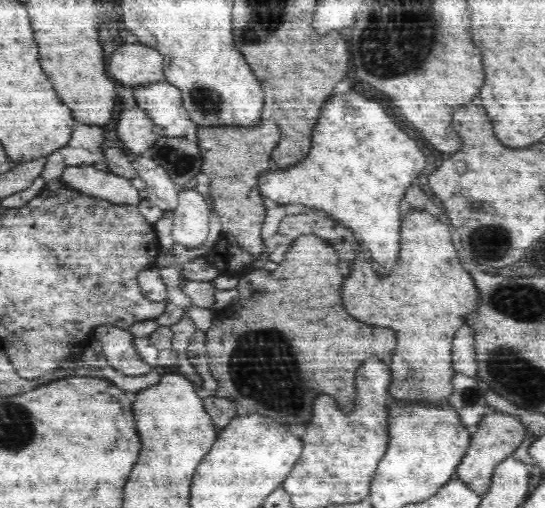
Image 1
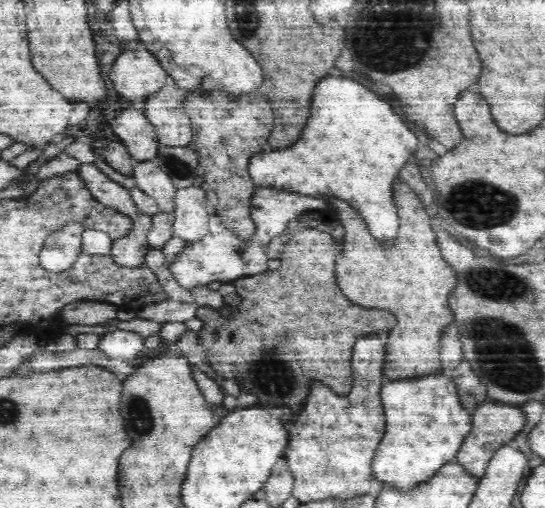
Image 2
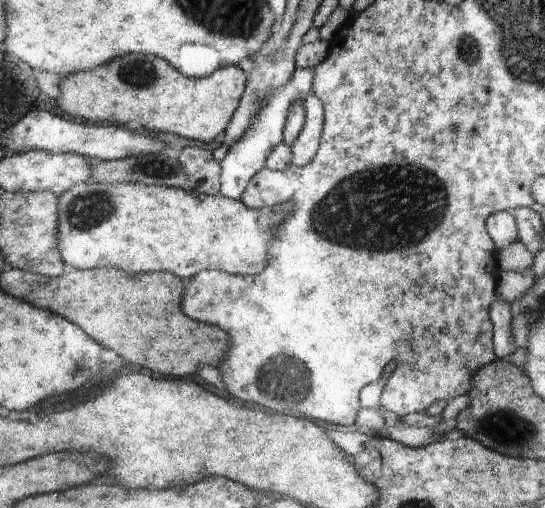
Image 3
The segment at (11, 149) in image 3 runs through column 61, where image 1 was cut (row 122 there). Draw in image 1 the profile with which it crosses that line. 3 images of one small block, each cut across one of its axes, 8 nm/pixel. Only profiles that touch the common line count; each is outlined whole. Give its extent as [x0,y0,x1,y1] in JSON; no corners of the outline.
[116,106,159,156]

